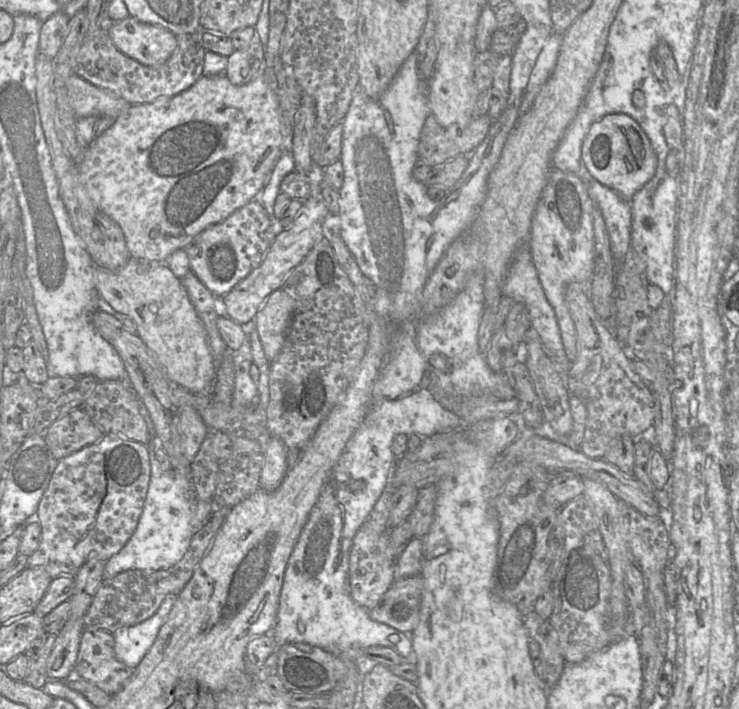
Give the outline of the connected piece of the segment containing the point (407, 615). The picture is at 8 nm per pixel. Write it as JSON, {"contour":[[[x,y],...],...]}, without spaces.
{"contour":[[[420,574],[396,579],[377,605],[368,610],[369,615],[399,631],[414,631],[419,623],[422,590]]]}

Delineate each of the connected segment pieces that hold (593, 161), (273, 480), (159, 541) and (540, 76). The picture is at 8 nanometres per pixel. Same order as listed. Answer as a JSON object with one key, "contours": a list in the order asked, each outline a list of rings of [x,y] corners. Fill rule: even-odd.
{"contours":[[[[608,114],[595,122],[582,145],[582,161],[589,175],[629,201],[654,176],[657,158],[640,125],[629,115]]],[[[271,437],[260,472],[259,488],[273,492],[280,486],[287,470],[287,450],[281,440]]],[[[140,400],[139,412],[146,422],[148,430],[153,437],[150,449],[150,482],[136,529],[122,547],[122,549],[109,558],[104,566],[104,578],[113,578],[127,570],[159,571],[165,570],[180,561],[187,552],[194,534],[209,520],[216,507],[214,498],[211,501],[196,499],[191,480],[185,478],[174,470],[163,470],[155,458],[155,447],[159,446],[155,439],[155,429],[149,412]]],[[[552,34],[541,50],[523,95],[520,115],[532,106],[541,87],[550,78],[558,59],[563,34]]]]}

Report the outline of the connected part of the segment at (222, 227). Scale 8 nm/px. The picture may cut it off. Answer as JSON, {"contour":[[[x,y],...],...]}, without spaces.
{"contour":[[[255,199],[234,211],[222,222],[197,234],[183,250],[189,258],[191,271],[218,298],[227,294],[260,264],[275,237],[269,215]]]}

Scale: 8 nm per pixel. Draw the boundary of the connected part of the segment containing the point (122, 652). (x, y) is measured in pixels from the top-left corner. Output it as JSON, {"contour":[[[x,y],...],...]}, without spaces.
{"contour":[[[169,594],[151,617],[136,625],[120,628],[113,633],[114,651],[118,660],[132,669],[138,666],[155,642],[176,598],[175,594]]]}

